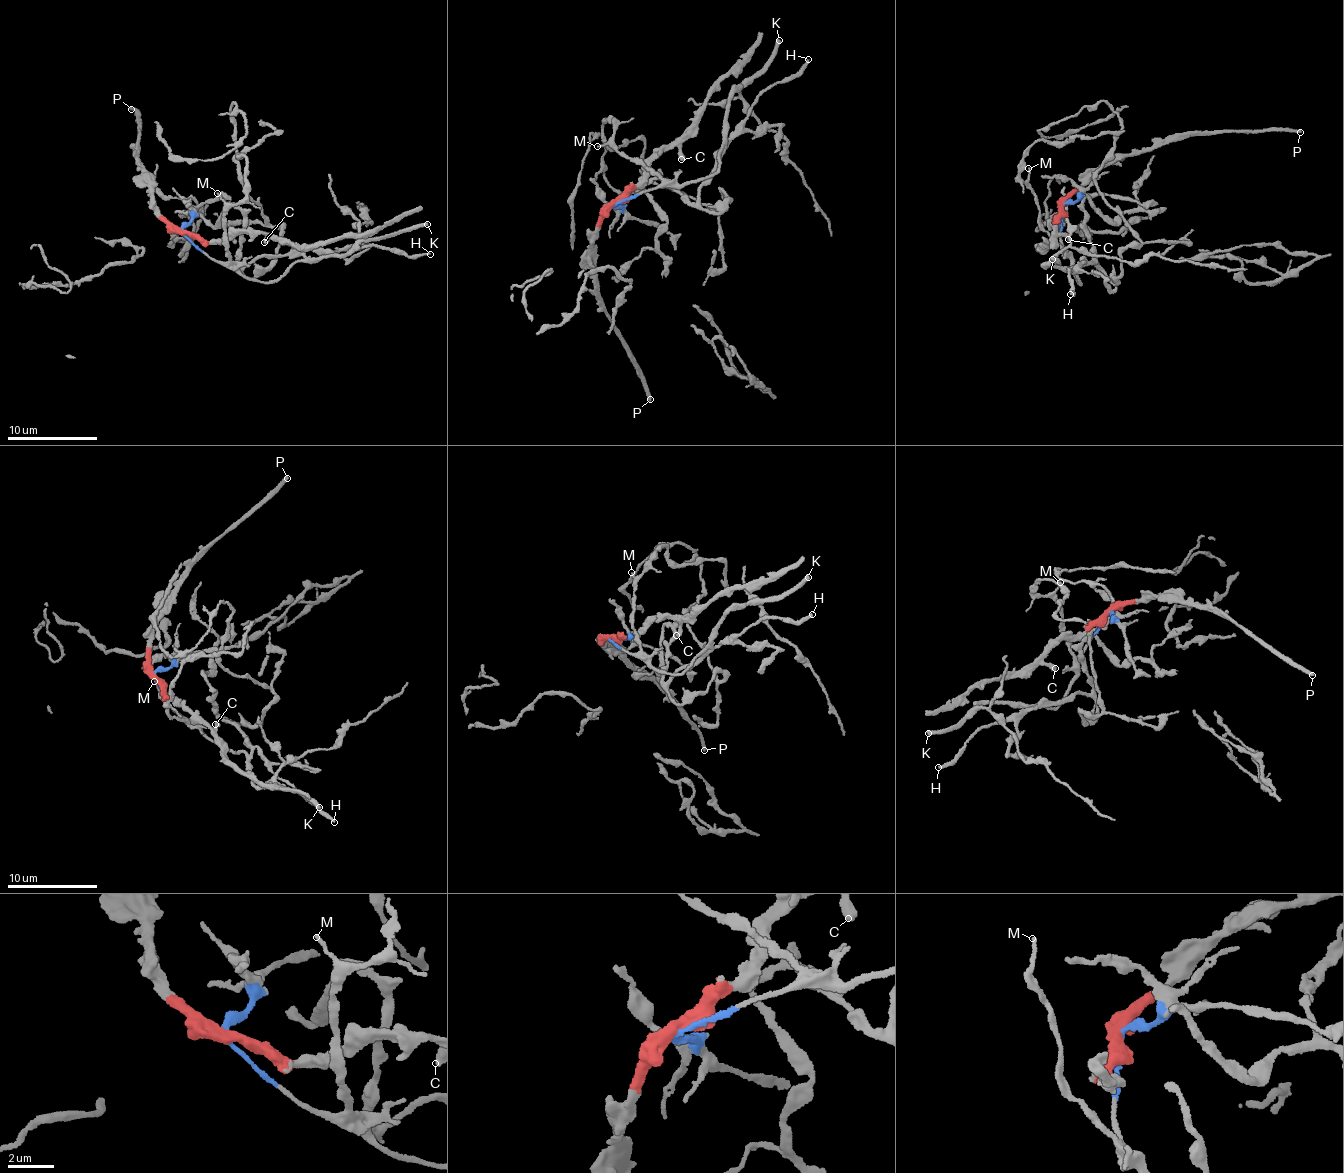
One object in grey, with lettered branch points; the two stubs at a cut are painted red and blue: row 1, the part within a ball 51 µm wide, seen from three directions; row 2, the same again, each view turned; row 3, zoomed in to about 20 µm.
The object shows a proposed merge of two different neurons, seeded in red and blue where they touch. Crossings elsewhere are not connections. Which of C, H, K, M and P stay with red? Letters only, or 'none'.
C, P

